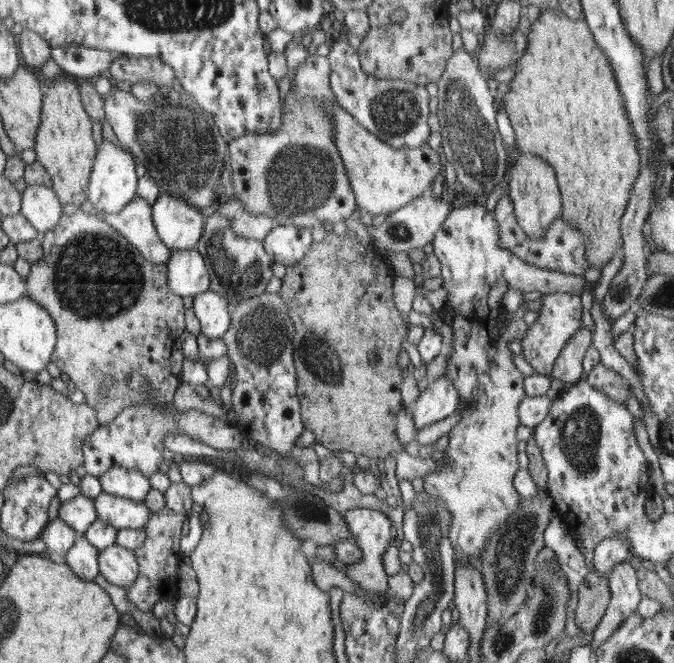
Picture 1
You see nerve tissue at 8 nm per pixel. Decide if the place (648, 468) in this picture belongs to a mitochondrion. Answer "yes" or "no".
no

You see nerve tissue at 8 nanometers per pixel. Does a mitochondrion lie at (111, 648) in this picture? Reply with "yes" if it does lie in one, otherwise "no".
no

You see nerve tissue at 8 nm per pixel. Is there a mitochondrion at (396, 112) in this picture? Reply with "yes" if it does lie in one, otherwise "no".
yes

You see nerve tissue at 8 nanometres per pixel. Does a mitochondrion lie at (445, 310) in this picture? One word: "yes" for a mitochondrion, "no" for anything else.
no

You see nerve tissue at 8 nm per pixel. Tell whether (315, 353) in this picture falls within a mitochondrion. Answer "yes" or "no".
yes

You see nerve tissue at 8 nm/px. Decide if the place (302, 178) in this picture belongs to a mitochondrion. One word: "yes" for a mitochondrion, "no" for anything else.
yes

